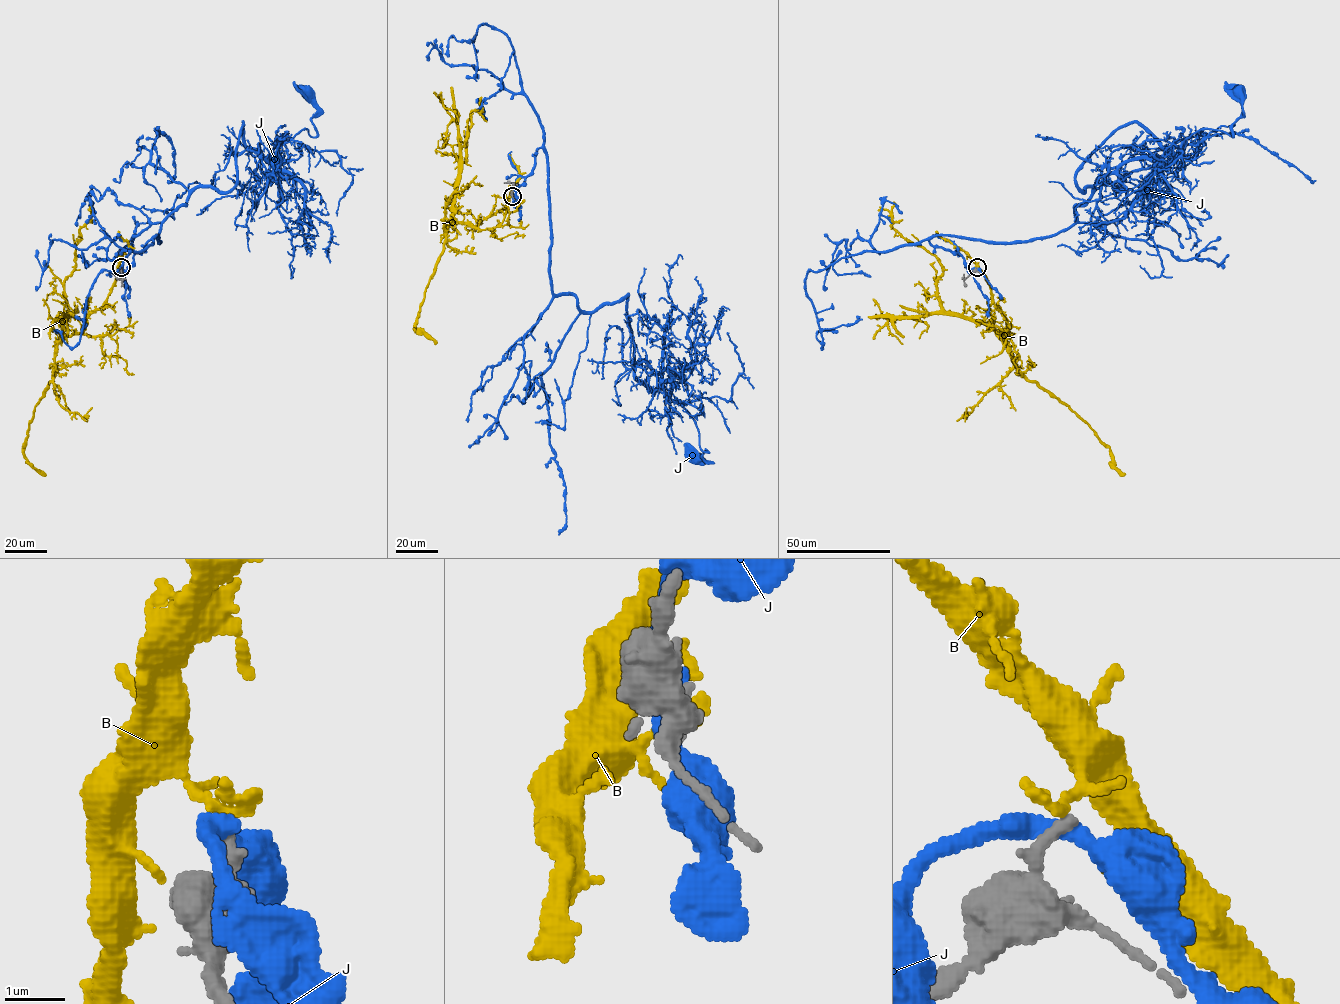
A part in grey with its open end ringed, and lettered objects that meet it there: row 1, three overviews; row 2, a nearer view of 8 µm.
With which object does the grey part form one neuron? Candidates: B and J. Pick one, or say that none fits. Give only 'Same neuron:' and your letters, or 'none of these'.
Same neuron: none of these

